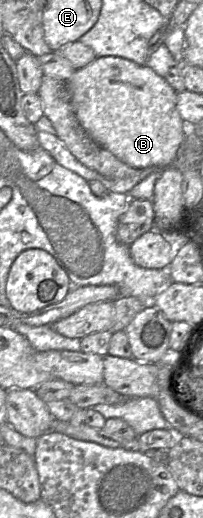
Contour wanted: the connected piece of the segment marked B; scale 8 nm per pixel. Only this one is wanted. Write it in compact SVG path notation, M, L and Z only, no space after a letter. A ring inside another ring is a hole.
M118 56L97 57L87 66L76 69L66 81L66 85L73 111L82 128L92 140L110 151L119 160L134 168L169 167L174 162L178 149L185 139L184 120L177 109L177 92L168 84L164 77L158 75L153 69L147 65L139 65L131 60Z

